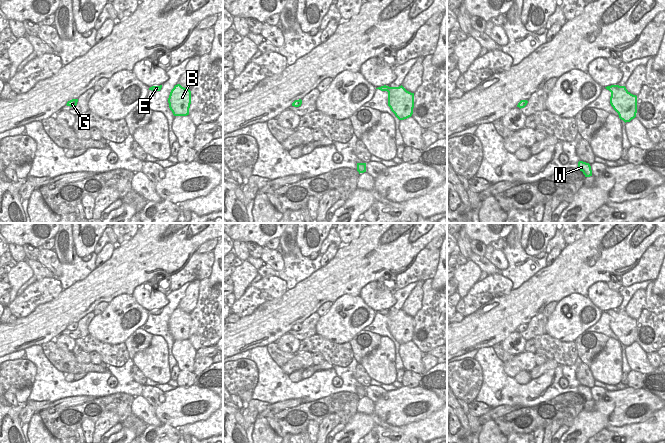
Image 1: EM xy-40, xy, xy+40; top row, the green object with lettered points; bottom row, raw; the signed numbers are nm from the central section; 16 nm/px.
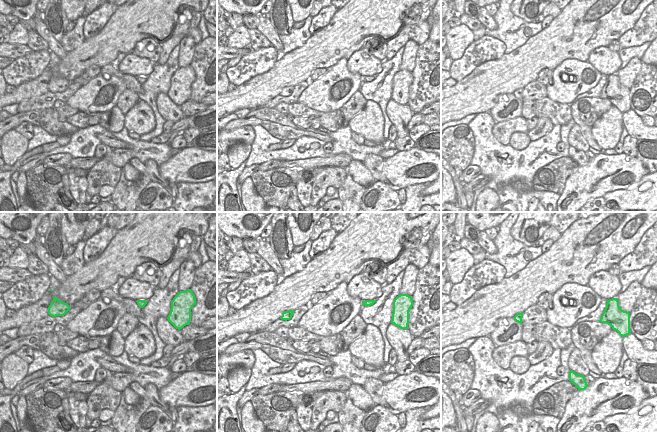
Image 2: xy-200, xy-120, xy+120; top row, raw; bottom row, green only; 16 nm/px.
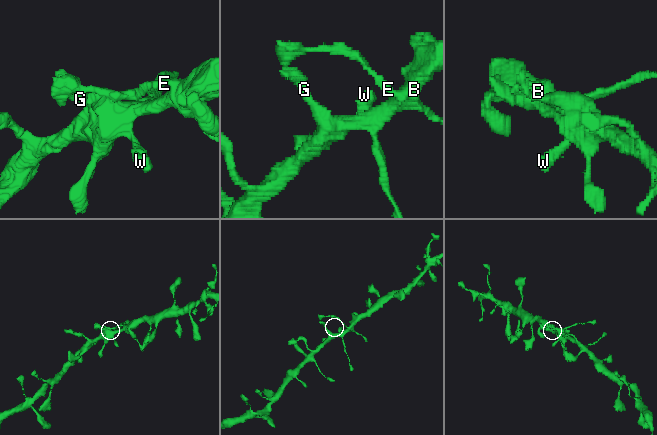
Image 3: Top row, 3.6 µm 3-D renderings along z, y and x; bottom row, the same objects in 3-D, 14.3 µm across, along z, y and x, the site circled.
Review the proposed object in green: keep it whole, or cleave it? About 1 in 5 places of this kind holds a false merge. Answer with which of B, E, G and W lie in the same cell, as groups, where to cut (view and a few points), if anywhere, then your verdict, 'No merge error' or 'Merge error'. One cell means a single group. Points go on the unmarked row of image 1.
Groups: B E G W. No split. No merge error.

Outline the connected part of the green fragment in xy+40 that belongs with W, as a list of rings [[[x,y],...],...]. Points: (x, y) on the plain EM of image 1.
[[[579,385],[578,386],[578,393],[583,396],[585,401],[592,400],[592,394],[591,394],[591,390],[589,387]]]

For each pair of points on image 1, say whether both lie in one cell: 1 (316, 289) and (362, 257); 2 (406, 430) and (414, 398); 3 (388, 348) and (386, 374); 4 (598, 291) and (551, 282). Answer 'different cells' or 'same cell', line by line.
1: same cell
2: different cells
3: same cell
4: different cells

